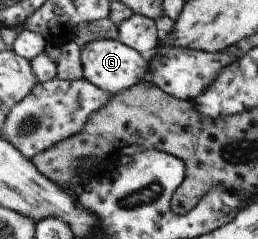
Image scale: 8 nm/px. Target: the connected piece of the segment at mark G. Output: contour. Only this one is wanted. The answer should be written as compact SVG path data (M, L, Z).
M97 39L88 42L81 49L81 62L84 78L93 86L106 90L112 95L135 86L148 72L148 62L143 56L118 39Z

